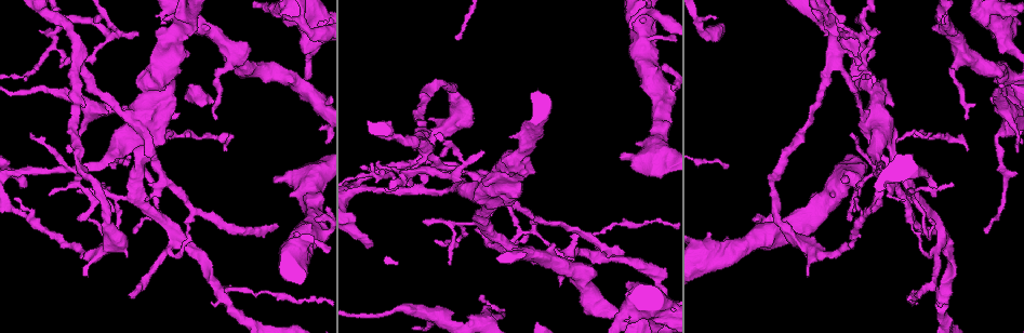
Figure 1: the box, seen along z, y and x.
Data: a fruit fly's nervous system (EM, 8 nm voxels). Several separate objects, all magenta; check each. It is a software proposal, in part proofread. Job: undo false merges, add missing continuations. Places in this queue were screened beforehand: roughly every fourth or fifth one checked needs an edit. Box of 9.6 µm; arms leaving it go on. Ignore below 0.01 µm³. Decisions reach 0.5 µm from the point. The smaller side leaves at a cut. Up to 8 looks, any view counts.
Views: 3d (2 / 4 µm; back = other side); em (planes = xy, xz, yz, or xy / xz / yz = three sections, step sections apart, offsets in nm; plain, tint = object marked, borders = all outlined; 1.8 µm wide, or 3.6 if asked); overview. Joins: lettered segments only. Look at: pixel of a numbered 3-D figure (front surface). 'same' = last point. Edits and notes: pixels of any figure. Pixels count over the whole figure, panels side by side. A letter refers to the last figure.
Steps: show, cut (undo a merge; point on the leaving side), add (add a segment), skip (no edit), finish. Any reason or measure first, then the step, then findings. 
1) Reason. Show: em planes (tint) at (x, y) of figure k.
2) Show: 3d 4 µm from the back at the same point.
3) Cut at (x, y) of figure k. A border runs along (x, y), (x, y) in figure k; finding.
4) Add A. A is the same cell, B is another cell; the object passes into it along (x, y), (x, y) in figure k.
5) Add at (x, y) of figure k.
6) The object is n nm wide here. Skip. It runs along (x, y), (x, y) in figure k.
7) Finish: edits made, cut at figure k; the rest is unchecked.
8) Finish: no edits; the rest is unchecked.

Free end. Show: em xz step 4 (borders) at (160, 15) of figure 1.

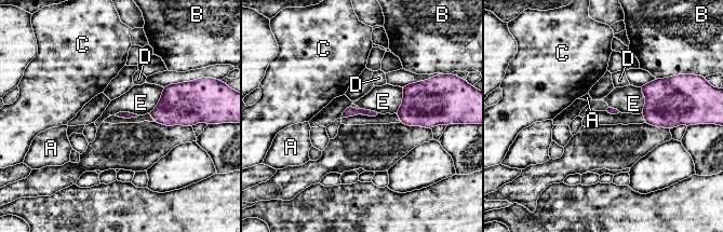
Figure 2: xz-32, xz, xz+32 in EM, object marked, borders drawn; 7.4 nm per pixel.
Show: em planes (borders) at the same point.

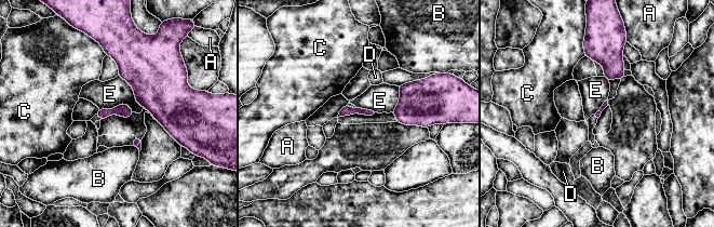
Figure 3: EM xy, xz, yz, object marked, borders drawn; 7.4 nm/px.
Skip. A, B, C, D and E are other cells; a border runs along (119, 75), (144, 107) in figure 3; no lettered segment goes on from it.

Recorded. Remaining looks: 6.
Sudden change in width. Show: em 3.6 µm yz step 4 (tint) at (147, 137) of figure 1.

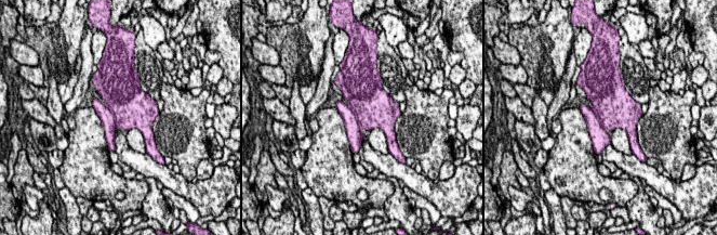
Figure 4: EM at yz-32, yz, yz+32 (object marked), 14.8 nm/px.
Show: em 3.6 µm planes (borders) at the same point.

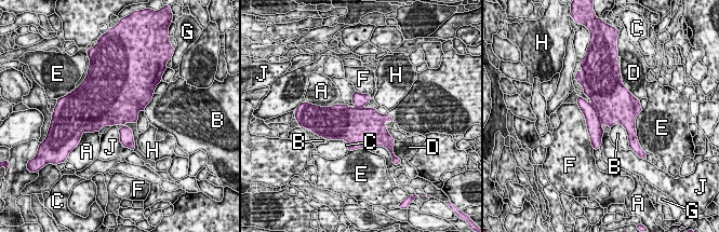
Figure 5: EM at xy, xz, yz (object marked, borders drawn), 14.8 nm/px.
The longest contact is with F, 700 nm. Cut at (594, 125) of figure 5. A, B, C, D, E, F, G, H and J are other cells; the part that leaves runs along (580, 100), (591, 117), (597, 144) in figure 5; a second cell is stuck on.

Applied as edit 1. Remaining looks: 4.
Calibre changes. Show: em yz step 16 (tint) at (1006, 124) of figure 1.

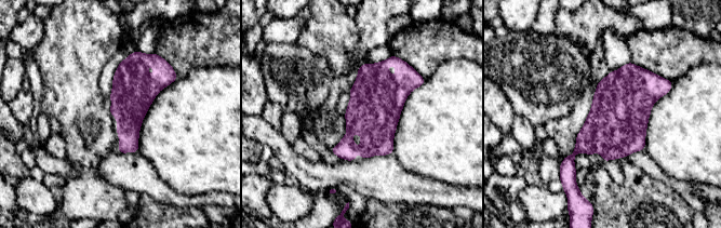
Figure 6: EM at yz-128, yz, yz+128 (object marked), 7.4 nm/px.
Show: em yz step 16 (borders) at the same point.

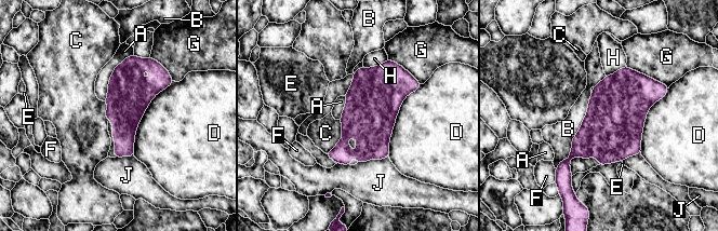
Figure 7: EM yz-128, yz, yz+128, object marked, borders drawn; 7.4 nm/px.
The longest contact is with D, 650 nm. Skip. A, B, C, D, E, F, G, H and J are other cells; a border runs along (341, 120), (342, 138), (326, 153) in figure 7; all the same cell.

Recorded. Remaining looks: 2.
Finish: edits made, cut at figure 5; the rest is unchecked.

